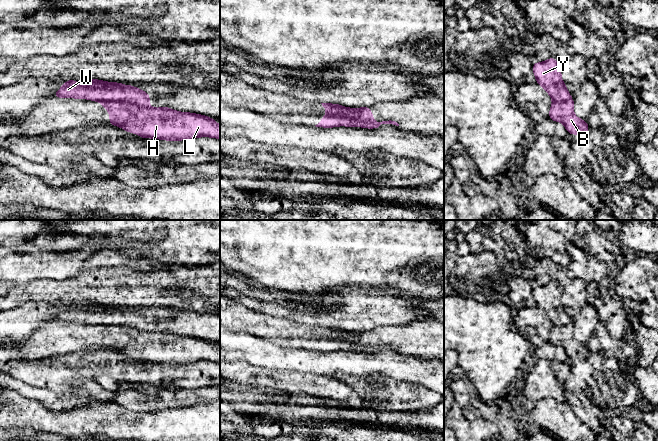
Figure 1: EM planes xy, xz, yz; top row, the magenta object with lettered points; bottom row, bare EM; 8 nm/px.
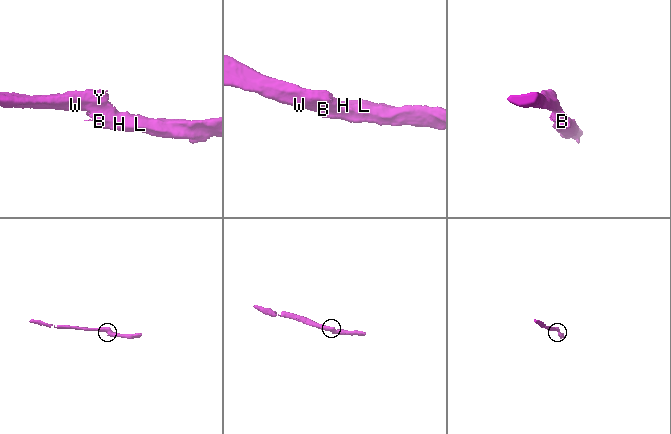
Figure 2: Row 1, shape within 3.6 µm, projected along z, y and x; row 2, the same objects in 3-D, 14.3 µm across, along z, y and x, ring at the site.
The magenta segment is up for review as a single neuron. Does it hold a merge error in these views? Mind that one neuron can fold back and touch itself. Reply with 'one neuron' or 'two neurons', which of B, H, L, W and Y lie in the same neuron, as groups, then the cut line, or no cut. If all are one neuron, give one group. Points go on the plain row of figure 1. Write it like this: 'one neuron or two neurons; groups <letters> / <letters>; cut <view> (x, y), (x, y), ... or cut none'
two neurons; groups B H L / W Y; cut xy (92, 323), (126, 325), (148, 331)

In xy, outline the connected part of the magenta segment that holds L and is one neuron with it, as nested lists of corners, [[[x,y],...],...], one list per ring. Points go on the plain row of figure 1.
[[[92,324],[104,329],[105,334],[110,337],[108,348],[119,350],[130,358],[137,356],[139,362],[153,362],[168,365],[189,364],[198,361],[212,361],[220,363],[220,349],[215,347],[216,343],[208,340],[178,336],[169,331],[150,332],[142,331],[127,326],[113,326],[107,324]]]

